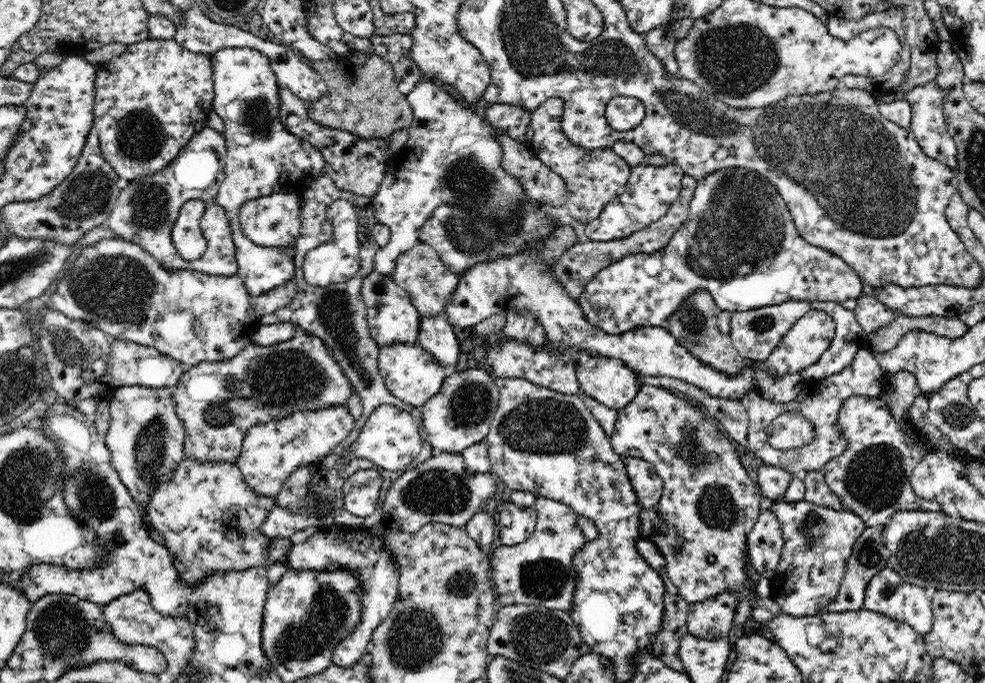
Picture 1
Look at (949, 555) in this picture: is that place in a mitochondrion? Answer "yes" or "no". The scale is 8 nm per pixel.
yes

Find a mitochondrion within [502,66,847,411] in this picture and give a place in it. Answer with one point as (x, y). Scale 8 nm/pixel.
(739, 233)

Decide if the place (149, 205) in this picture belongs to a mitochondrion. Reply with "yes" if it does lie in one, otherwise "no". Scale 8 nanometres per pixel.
yes

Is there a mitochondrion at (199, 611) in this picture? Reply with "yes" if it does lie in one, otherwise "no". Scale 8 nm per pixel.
no

